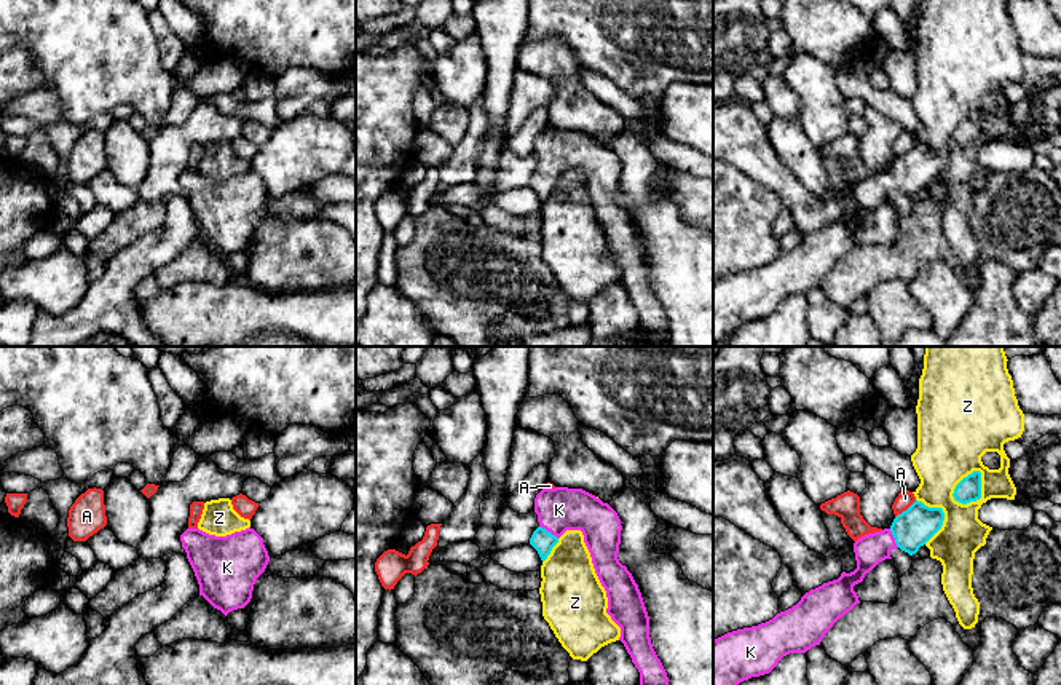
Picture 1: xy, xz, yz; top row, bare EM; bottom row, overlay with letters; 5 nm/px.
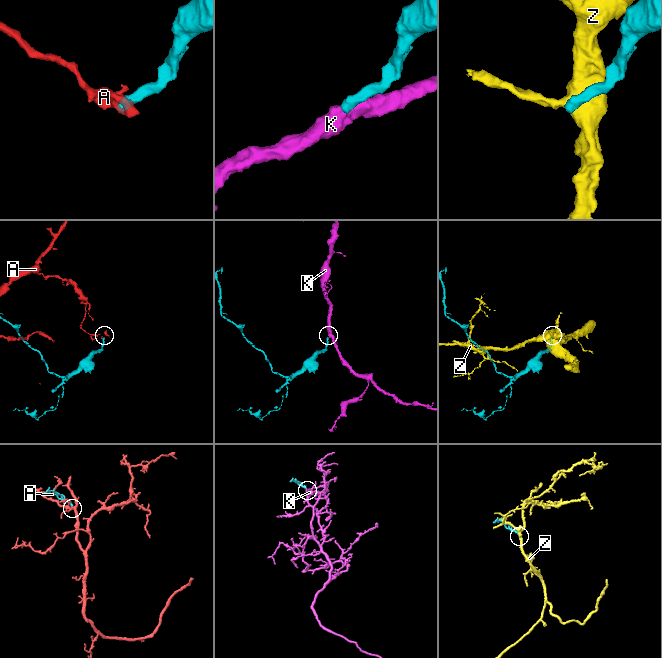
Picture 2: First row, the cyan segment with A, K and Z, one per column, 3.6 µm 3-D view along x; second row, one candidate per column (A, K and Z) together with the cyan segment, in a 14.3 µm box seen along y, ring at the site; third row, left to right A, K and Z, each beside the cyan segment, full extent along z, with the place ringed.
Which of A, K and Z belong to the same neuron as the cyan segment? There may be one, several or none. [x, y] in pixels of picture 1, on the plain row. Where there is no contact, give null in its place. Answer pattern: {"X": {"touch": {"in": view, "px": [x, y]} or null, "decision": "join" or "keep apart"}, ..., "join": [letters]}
{"A": {"touch": {"in": "yz", "px": [907, 152]}, "decision": "keep apart"}, "K": {"touch": {"in": "xz", "px": [549, 174]}, "decision": "join"}, "Z": {"touch": {"in": "yz", "px": [959, 125]}, "decision": "keep apart"}, "join": ["K"]}

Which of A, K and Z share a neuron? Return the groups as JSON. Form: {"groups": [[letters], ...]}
{"groups": [["A"], ["K"], ["Z"]]}

